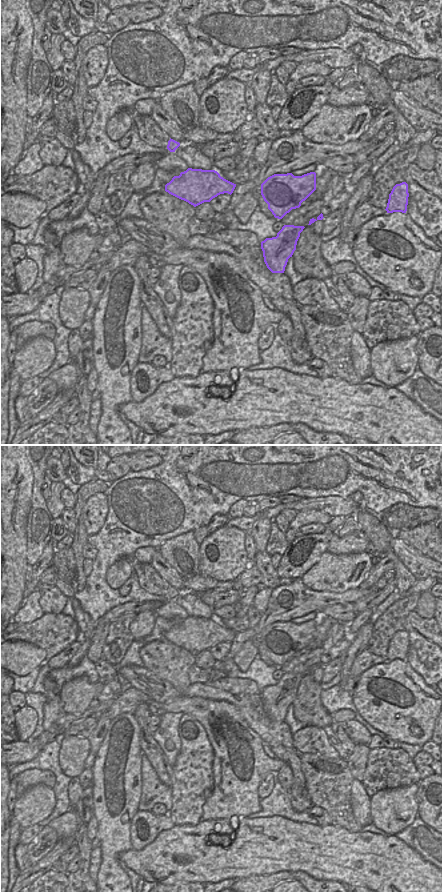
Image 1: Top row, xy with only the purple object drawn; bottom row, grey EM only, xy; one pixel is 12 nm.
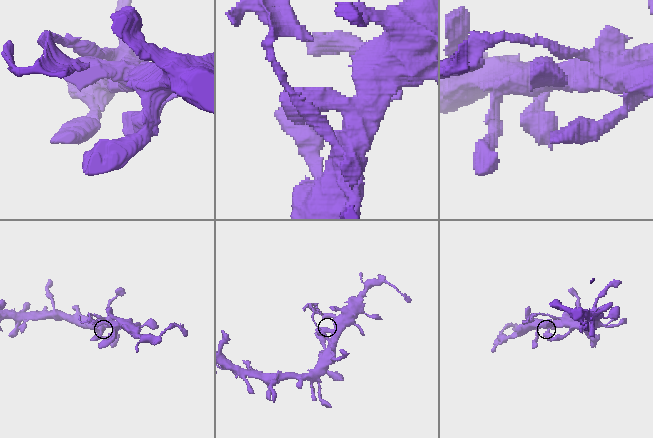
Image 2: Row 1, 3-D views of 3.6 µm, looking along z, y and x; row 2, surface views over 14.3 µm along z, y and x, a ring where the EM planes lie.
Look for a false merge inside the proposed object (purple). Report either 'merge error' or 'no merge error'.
merge error

